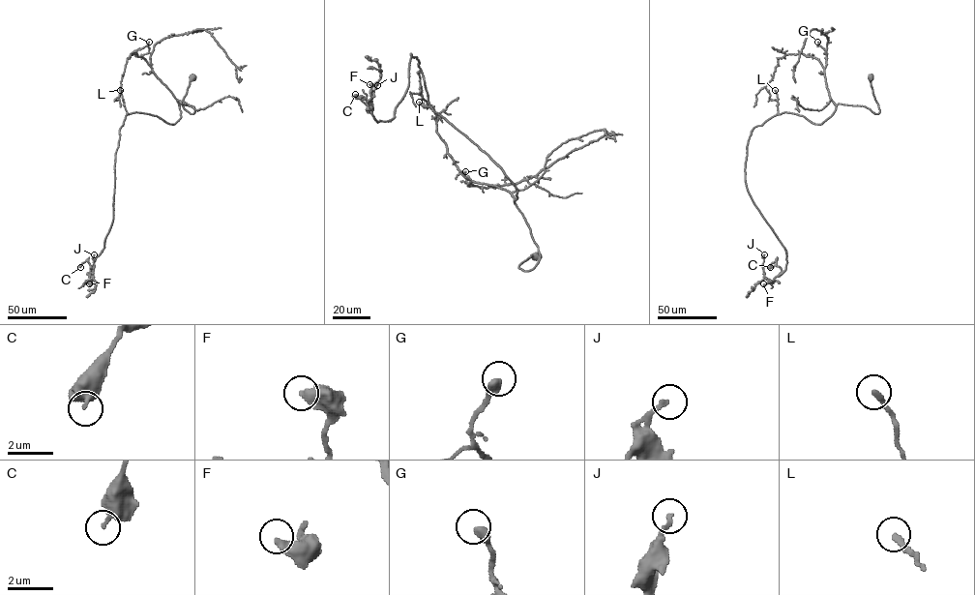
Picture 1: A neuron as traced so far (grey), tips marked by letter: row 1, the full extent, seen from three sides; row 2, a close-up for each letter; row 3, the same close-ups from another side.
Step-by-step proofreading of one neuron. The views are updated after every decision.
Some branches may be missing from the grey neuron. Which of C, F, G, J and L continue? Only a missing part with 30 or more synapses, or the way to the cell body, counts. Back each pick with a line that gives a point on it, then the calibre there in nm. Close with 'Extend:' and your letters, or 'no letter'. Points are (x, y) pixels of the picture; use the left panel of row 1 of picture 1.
Extend: no letter

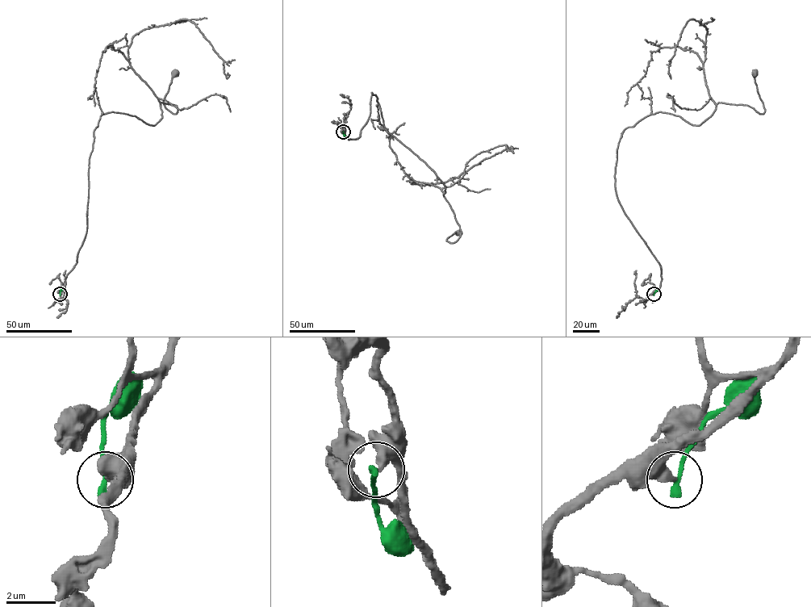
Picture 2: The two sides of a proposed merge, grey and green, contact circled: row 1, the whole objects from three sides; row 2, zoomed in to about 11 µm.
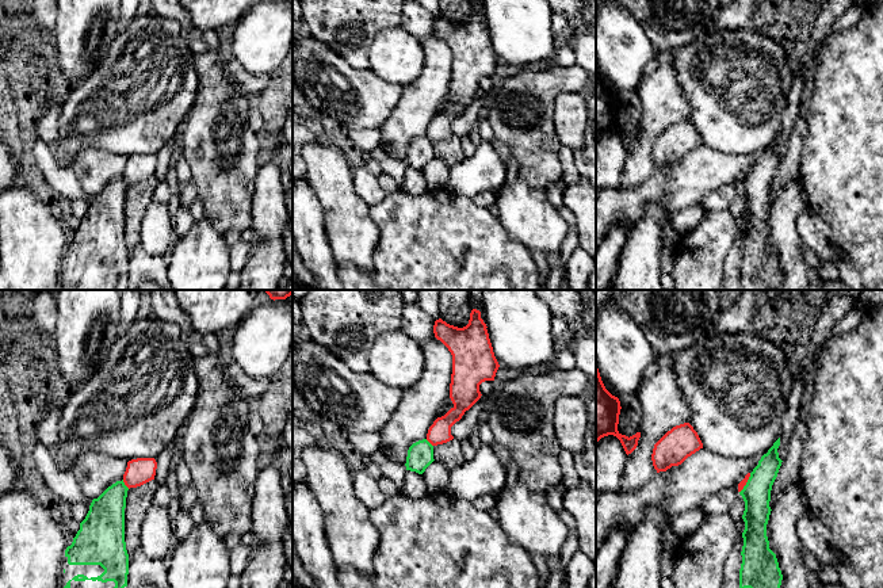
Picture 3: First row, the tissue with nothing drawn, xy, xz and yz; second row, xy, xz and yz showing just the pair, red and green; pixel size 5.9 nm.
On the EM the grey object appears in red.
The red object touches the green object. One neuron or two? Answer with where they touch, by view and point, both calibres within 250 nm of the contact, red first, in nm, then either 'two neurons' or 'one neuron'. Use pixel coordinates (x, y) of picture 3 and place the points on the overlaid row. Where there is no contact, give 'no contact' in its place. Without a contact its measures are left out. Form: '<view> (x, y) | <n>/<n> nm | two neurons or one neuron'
xy (125, 484) | 160/220 nm | two neurons

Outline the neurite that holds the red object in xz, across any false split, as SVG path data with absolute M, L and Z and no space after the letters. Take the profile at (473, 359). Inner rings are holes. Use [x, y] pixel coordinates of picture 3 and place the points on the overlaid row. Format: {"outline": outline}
{"outline": "M473 309L469 324L458 328L442 318L435 321L433 333L452 355L450 398L454 406L429 427L427 440L432 446L454 439L451 427L462 419L479 398L479 385L494 381L500 367L481 312Z"}

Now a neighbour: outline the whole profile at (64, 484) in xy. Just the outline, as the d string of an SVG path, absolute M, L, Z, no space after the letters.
M38 443L34 447L28 463L30 471L35 471L41 476L47 488L61 500L70 504L85 503L91 505L92 500L83 493L74 476L70 471L60 470L43 444Z

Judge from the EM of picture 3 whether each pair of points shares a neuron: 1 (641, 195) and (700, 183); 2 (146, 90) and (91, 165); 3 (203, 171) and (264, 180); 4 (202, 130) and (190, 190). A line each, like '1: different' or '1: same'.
1: same
2: different
3: different
4: different

